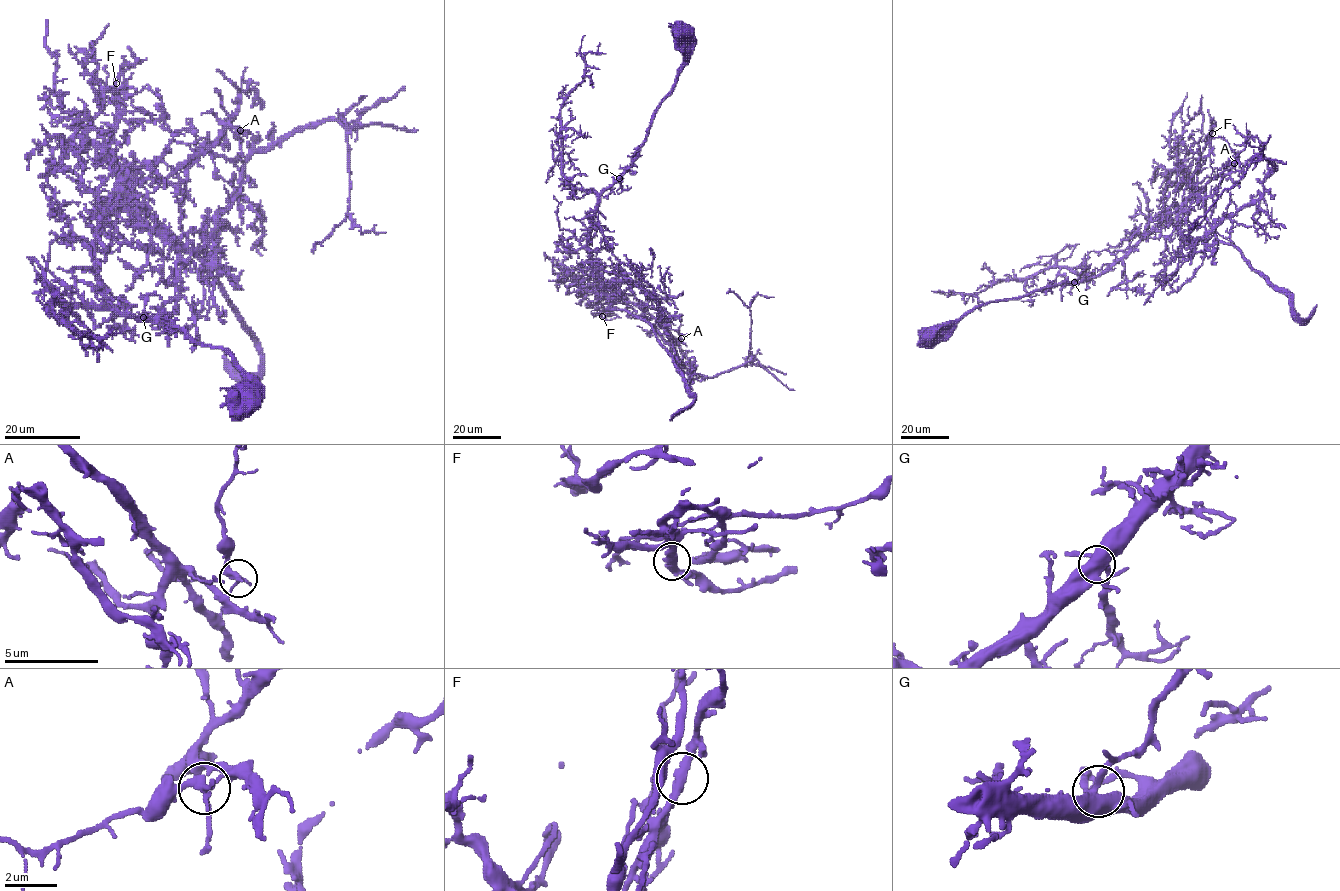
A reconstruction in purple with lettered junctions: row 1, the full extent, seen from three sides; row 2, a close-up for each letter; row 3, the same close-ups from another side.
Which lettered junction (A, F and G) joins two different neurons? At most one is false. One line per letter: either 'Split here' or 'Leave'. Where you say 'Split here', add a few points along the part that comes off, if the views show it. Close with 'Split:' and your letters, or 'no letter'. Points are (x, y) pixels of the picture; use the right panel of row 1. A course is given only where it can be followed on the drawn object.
A: Split here. Course of the part to remove: (1234, 163), (1215, 168), (1211, 180)
F: Leave
G: Leave
Split: A

